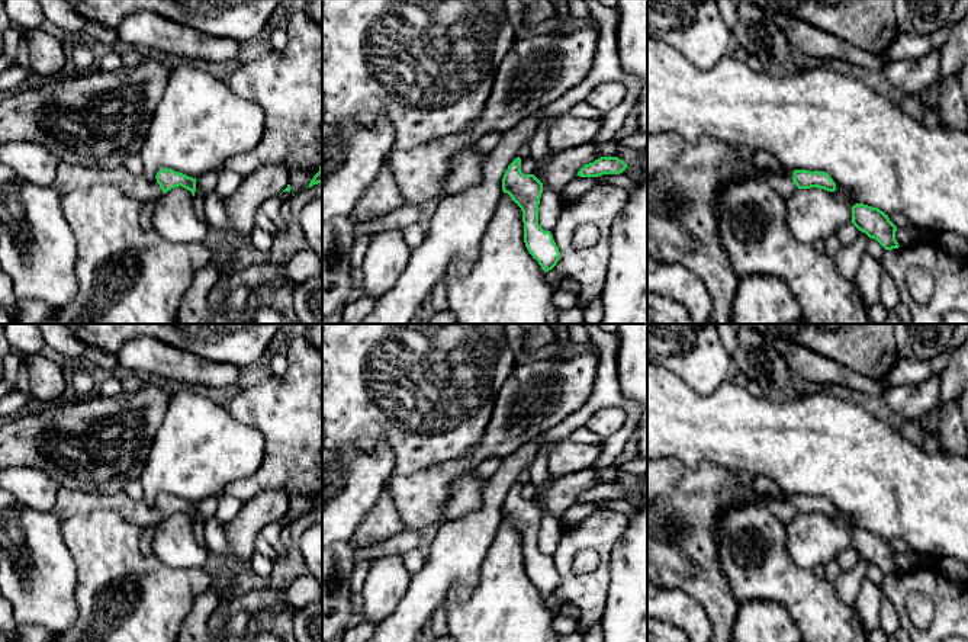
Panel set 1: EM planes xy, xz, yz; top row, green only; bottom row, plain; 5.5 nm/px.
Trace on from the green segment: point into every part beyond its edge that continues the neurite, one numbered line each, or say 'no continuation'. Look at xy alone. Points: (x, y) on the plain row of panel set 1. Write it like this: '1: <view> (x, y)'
1: xy (70, 503)

